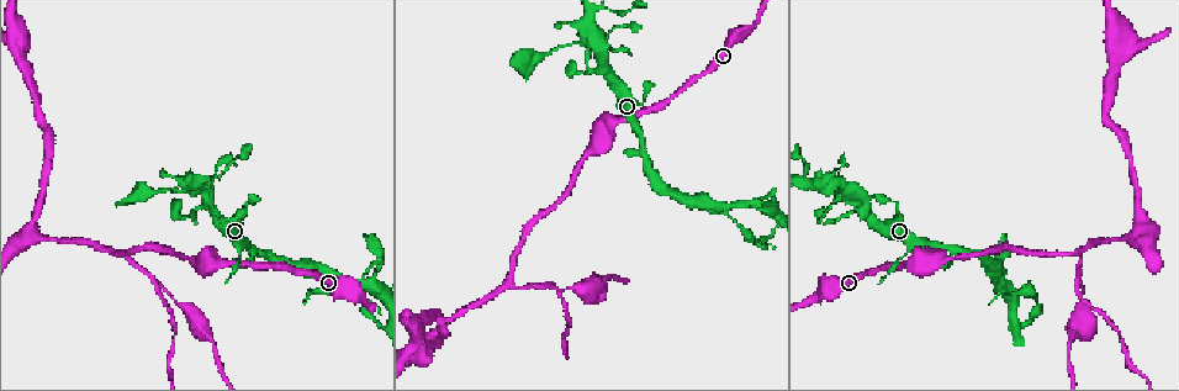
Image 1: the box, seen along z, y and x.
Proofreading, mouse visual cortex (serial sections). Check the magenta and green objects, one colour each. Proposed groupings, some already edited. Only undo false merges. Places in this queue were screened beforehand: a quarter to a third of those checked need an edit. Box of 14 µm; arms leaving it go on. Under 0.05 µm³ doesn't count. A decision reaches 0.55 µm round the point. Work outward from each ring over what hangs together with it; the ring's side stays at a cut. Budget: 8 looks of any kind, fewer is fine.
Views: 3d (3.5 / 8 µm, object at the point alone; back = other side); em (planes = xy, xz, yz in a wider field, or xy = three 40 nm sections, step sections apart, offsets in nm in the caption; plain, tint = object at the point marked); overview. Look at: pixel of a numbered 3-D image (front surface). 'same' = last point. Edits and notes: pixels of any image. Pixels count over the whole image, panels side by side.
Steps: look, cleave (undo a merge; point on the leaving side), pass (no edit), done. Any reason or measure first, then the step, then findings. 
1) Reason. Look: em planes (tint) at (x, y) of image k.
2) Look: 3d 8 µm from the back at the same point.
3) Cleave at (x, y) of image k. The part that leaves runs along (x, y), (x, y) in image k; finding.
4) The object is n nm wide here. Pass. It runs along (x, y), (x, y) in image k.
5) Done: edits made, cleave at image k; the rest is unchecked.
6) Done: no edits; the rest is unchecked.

Calibre changes. Look: 3d 3.5 µm at (629, 25) of image 1.

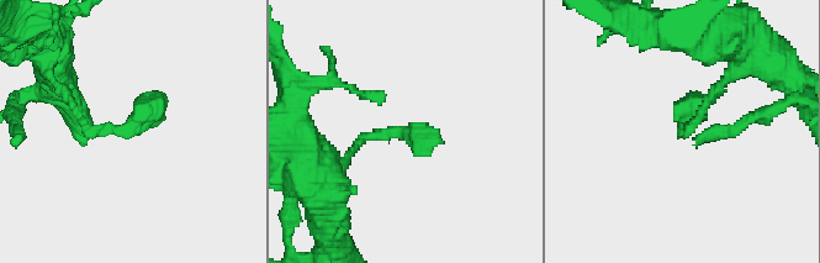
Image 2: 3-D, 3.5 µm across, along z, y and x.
Look: em planes (tint) at (130, 124) of image 2.

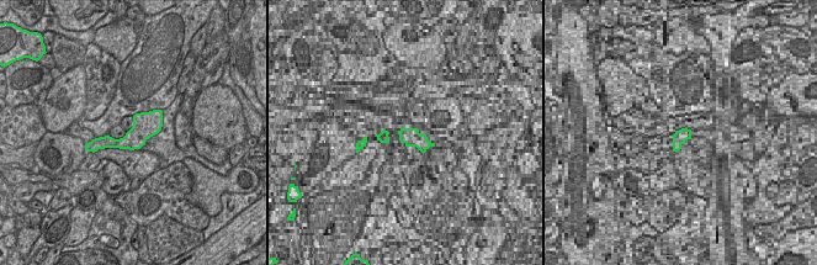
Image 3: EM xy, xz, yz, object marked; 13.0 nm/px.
Pass. It runs along (68, 99), (86, 129), (125, 129), (155, 94) in image 2; one cell here.

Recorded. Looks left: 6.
Abrupt turn. Look: 3d 8 µm at (184, 219) of image 1.

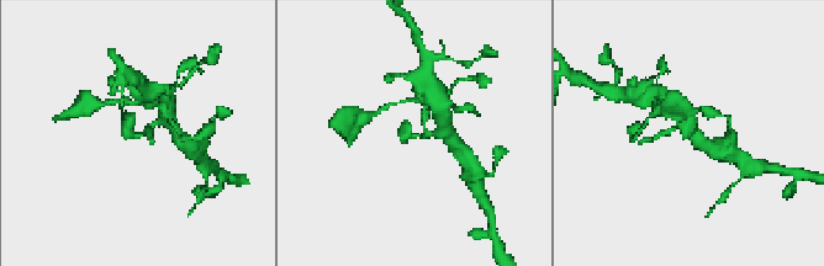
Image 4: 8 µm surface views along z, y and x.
Look: 3d 3.5 µm at (690, 135) of image 4.

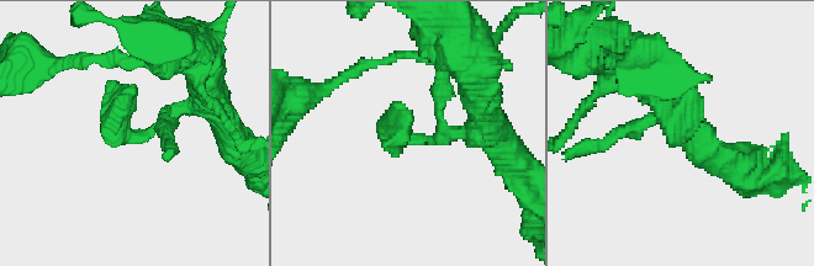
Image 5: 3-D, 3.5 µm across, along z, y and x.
Look: em xy step 2 (tint) at (143, 136) of image 5.

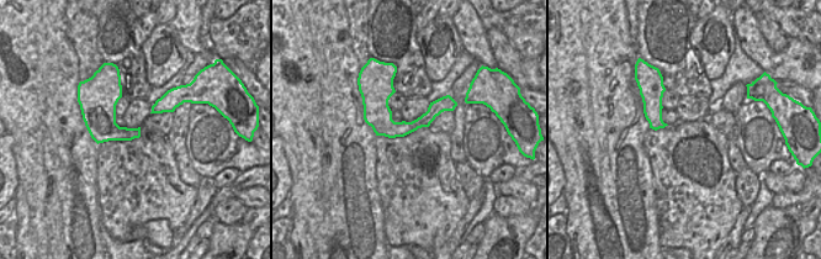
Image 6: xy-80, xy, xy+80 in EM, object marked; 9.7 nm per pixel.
Pass. It runs along (216, 105), (130, 136), (133, 86) in image 5; all the same cell.

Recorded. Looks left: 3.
Small branch off a trunk. Look: 3d 3.5 µm at (588, 12) of image 1.

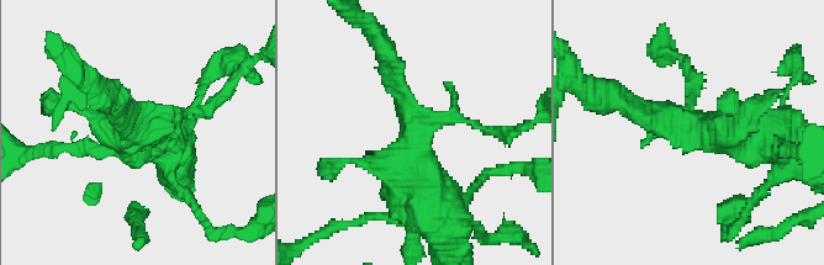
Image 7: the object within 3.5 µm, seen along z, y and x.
4 arms meet here; the arms are 100, 150, 200, 450 nm wide; now the EM. Look: em xy step 5 (tint) at (139, 125) of image 7.

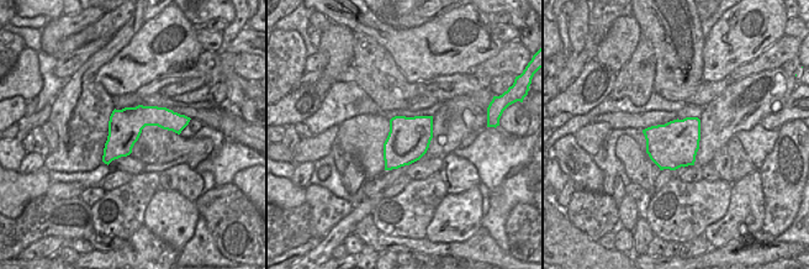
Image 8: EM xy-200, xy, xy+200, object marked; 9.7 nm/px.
Pass. It runs along (426, 206), (413, 137), (444, 118), (490, 131) in image 7; continuous, no second cell.

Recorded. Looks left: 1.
Done: no edits; the rest is unchecked.

